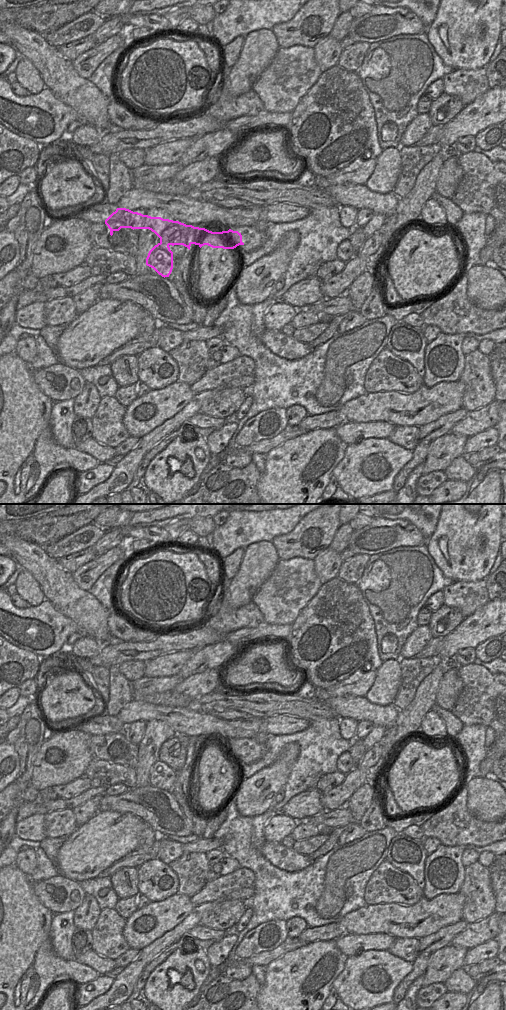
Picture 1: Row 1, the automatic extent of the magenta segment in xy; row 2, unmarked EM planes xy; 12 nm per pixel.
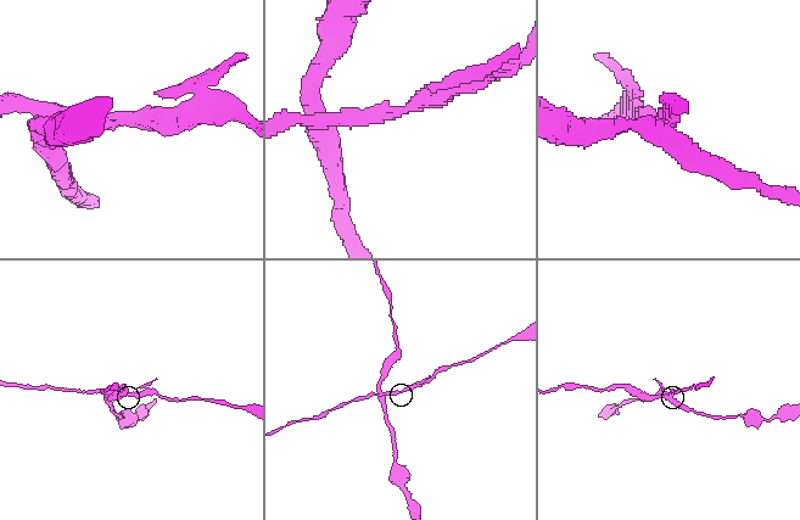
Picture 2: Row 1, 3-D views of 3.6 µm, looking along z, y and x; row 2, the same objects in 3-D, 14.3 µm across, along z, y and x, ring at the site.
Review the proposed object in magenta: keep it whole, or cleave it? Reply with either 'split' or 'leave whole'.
split

